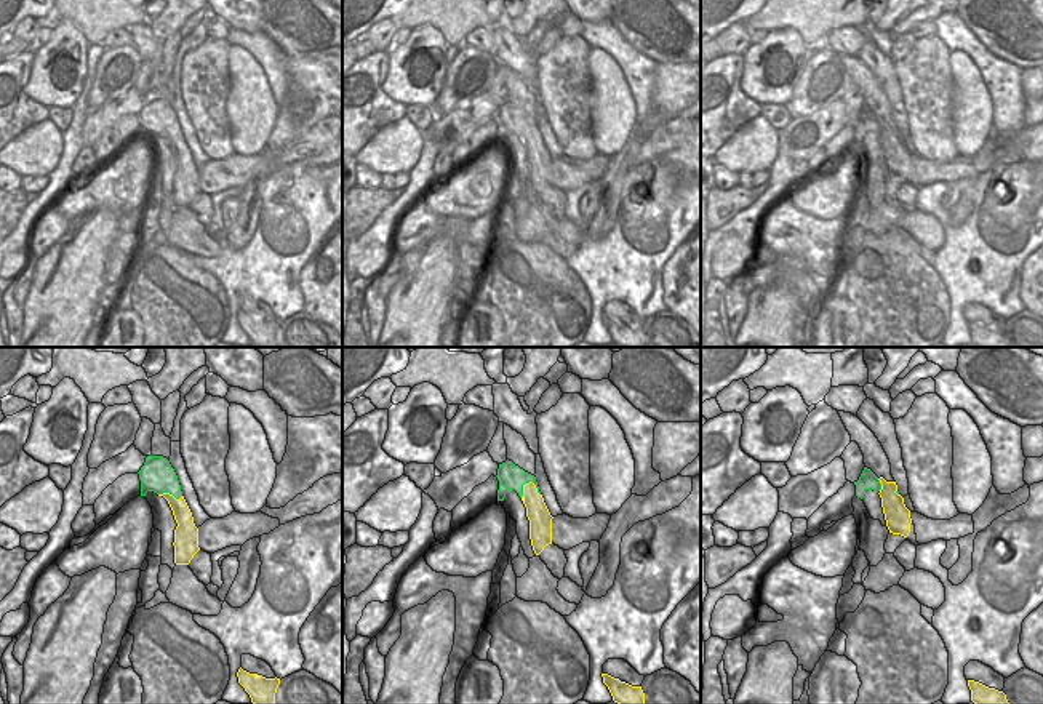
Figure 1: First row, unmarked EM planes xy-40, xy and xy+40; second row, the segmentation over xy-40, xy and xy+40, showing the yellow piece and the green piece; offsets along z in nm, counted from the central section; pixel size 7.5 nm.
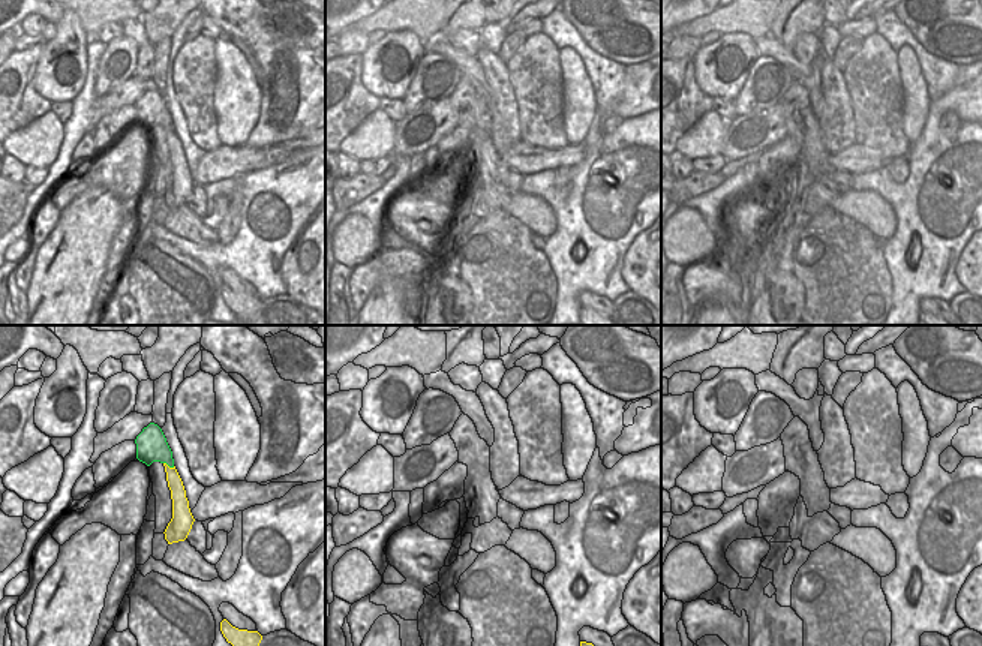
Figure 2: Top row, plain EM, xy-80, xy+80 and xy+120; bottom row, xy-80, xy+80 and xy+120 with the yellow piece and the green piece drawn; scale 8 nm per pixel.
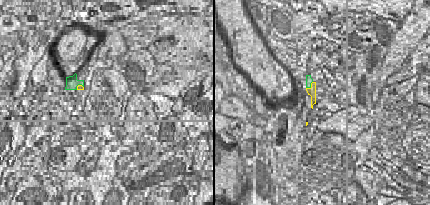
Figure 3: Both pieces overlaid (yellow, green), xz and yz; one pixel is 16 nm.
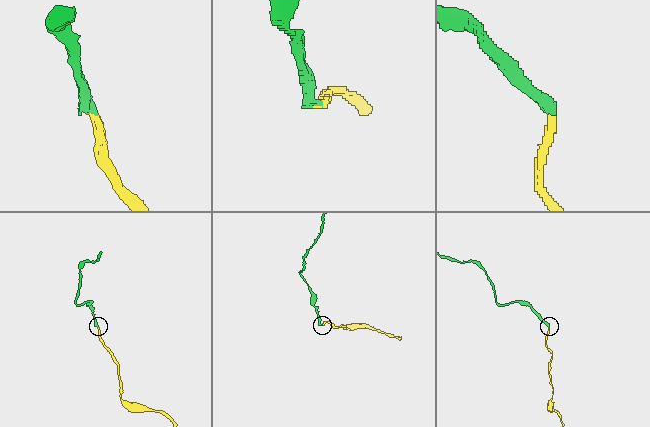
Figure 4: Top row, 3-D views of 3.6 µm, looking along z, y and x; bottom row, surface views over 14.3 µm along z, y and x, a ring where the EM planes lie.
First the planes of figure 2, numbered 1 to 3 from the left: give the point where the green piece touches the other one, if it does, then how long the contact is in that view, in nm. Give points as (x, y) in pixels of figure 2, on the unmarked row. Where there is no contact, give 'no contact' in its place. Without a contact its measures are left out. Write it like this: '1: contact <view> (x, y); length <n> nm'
1: contact xy-80 (168, 131); length 100 nm
2: no contact
3: no contact

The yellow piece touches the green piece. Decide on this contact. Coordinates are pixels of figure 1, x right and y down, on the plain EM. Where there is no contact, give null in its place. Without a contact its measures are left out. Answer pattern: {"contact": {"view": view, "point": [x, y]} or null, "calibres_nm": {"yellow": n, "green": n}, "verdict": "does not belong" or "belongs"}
{"contact": {"view": "xy", "point": [533, 125]}, "calibres_nm": {"yellow": 170, "green": 190}, "verdict": "does not belong"}

